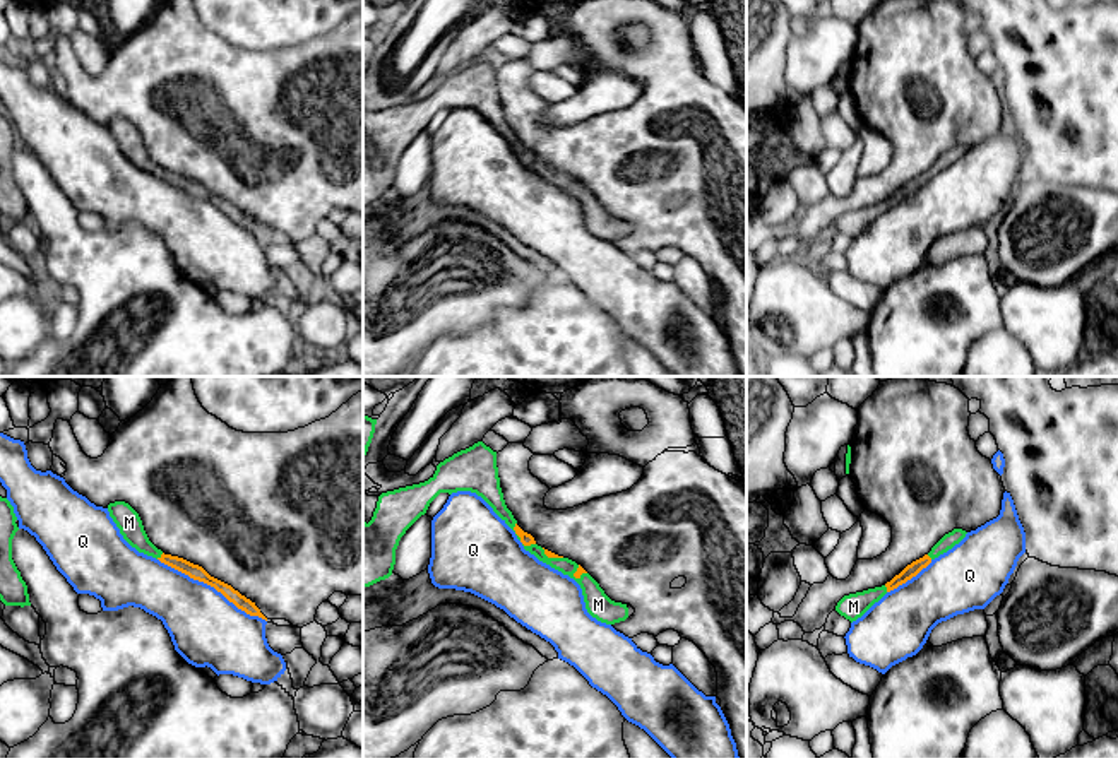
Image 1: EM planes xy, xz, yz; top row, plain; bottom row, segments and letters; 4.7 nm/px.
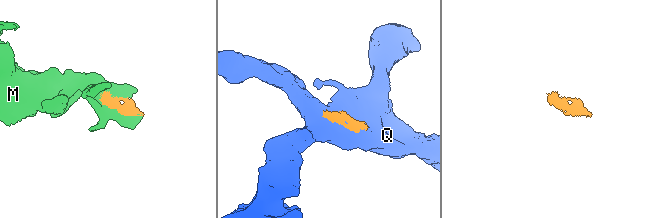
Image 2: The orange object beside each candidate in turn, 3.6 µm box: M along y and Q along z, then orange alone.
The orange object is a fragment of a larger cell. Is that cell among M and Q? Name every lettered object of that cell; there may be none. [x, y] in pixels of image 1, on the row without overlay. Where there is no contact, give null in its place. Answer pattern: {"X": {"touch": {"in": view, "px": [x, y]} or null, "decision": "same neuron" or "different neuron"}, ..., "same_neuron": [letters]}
{"M": {"touch": {"in": "xz", "px": [514, 146]}, "decision": "same neuron"}, "Q": {"touch": {"in": "xy", "px": [213, 202]}, "decision": "different neuron"}, "same_neuron": ["M"]}

